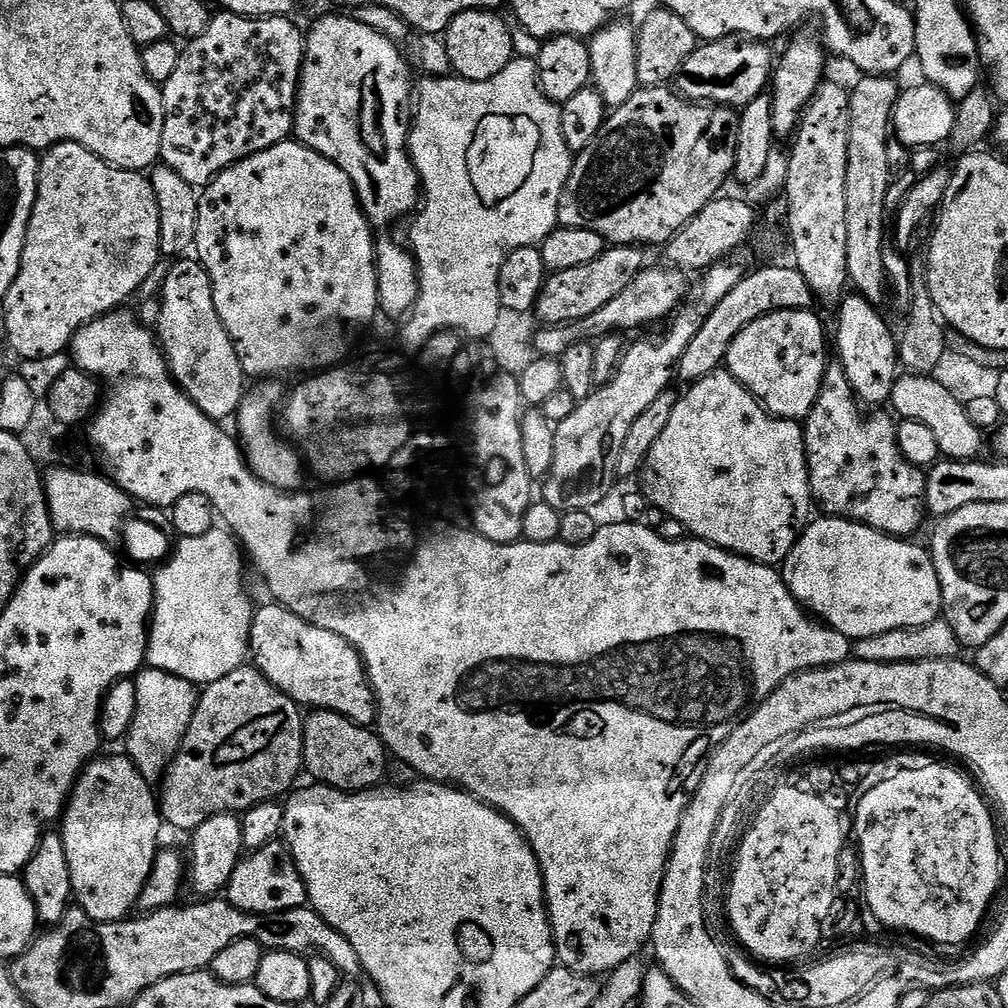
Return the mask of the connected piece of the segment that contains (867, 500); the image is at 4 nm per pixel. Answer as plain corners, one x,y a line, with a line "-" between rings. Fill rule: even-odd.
839,362
829,363
818,398
802,424
813,501
819,507
821,504
829,517
855,520
857,524
876,528
887,536
915,537
915,532
923,526
926,517
928,477
925,469
910,463
902,454
896,433
897,421
887,411
876,410
873,416
864,416
863,410
861,401
857,400
856,392
850,386
850,378
846,378
843,365

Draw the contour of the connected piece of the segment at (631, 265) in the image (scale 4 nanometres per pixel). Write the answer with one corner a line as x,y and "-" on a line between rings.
612,246
594,258
594,262
586,262
586,266
574,266
574,270
551,273
540,291
534,316
541,320
541,325
547,326
572,323
597,313
608,302
613,302
644,271
644,252
645,249
640,246

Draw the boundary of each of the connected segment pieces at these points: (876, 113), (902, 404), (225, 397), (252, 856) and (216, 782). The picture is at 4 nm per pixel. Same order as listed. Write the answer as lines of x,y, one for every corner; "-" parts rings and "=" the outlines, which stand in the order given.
865,75
860,79
864,80
858,81
856,89
853,87
850,92
850,150
848,151
848,165
846,166
846,266
848,267
848,279
851,287
870,303
880,306
883,305
883,300
888,296
888,268
884,265
884,215
888,212
888,183
894,178
894,172
888,168
886,150
892,128
892,111
902,88
901,85
895,84
895,79
892,76
=
901,375
892,391
890,408
901,421
913,420
922,422
922,426
930,426
941,453
949,460
977,459
981,455
980,447
986,444
986,440
980,437
983,436
981,428
970,422
967,407
958,398
954,398
954,394
950,394
950,390
942,386
942,382
938,382
931,375
=
180,258
173,264
176,265
168,268
168,277
165,278
163,291
158,296
161,302
161,318
155,323
154,331
159,346
164,352
164,359
168,361
168,369
171,370
173,378
183,388
184,393
212,420
231,421
240,411
240,403
244,401
246,377
238,354
234,350
234,342
226,326
222,326
222,318
218,318
210,274
195,258
=
273,842
261,848
253,848
241,858
228,883
226,899
243,912
272,916
275,912
305,907
308,904
308,891
292,851
283,842
=
255,666
239,668
234,670
234,674
226,674
226,678
207,685
200,692
200,701
186,730
186,738
164,774
164,789
158,792
163,823
191,834
206,822
206,818
223,812
240,814
266,800
283,797
293,787
291,784
299,778
300,772
302,776
305,719
301,705
277,688

